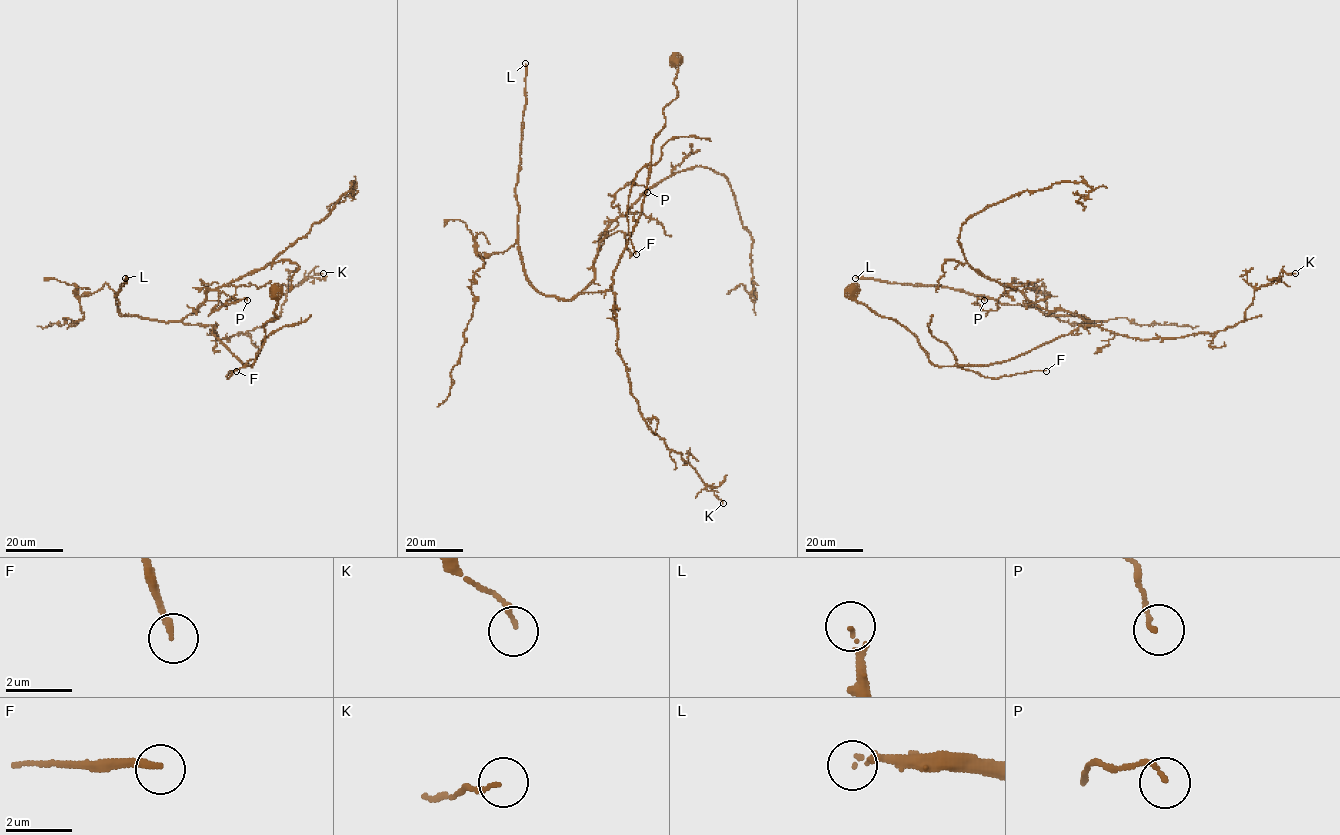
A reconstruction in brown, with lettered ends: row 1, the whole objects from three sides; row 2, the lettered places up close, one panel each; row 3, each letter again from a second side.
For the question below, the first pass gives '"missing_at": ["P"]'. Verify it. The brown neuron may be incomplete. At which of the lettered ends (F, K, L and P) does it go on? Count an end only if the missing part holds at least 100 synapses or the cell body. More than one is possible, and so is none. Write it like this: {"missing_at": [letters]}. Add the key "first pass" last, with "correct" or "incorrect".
{"missing_at": ["L"], "first pass": "incorrect"}

